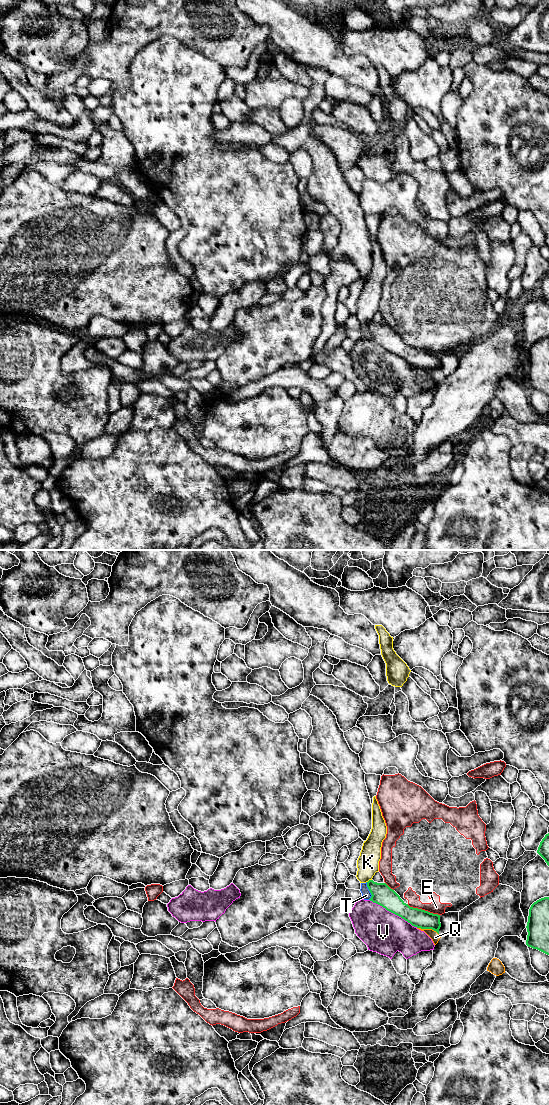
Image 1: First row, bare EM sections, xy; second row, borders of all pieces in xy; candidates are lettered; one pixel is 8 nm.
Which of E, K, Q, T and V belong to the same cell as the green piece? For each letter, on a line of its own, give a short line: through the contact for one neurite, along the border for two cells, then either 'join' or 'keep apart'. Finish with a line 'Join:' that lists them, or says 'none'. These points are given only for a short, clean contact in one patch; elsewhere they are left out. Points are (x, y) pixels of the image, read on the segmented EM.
E: keep apart
K: line xy (371, 879), (367, 882); keep apart
Q: keep apart
T: line xy (366, 882), (371, 895), (369, 899); keep apart
V: keep apart
Join: none

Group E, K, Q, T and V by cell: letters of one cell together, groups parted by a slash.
E / K T / Q / V

